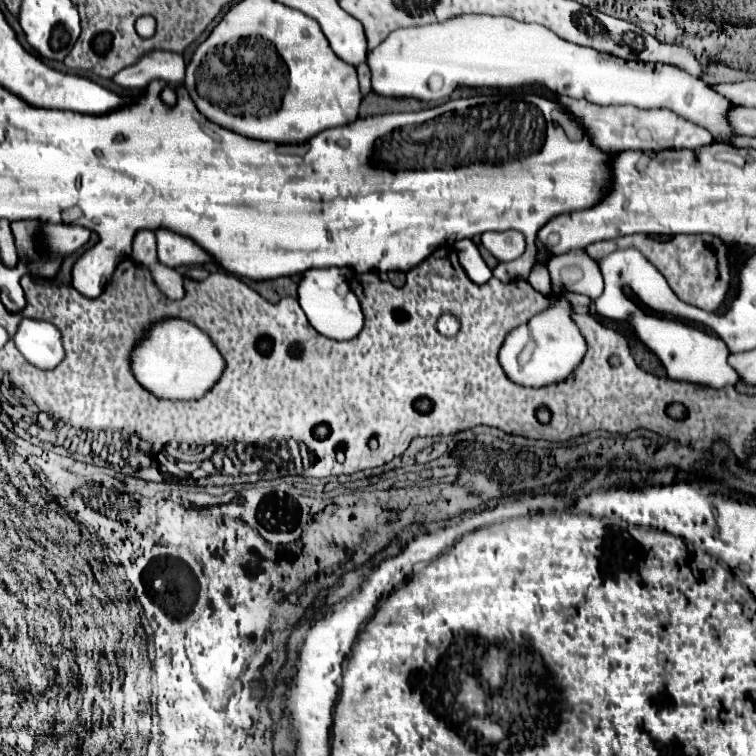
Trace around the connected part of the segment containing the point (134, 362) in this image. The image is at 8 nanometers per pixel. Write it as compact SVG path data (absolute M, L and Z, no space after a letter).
M164 318L150 326L150 332L136 342L130 352L130 370L136 382L164 400L200 400L222 378L226 360L218 352L212 338L182 318Z

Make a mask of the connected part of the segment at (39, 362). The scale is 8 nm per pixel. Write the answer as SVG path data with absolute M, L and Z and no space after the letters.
M24 318L12 340L18 352L40 370L54 370L64 360L60 330L50 322Z

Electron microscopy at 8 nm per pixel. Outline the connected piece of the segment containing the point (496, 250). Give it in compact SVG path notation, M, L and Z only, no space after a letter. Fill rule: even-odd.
M518 230L484 232L482 244L498 262L516 260L520 254L524 254L524 248L526 248L524 234L520 234Z

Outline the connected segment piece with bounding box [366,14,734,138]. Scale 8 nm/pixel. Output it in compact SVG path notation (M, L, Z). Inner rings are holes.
M472 14L452 18L444 24L428 24L416 28L402 28L388 34L376 50L368 52L366 64L372 74L372 90L380 96L392 98L420 98L420 100L442 100L450 96L458 86L468 88L518 88L526 84L540 84L552 90L554 94L566 94L570 98L584 98L592 104L630 104L642 110L666 108L674 114L684 116L698 126L708 128L714 138L720 136L734 136L732 128L726 122L726 112L734 104L728 102L724 96L716 94L706 82L696 76L690 76L682 70L676 70L668 64L646 64L640 60L624 60L612 54L604 54L592 48L584 48L572 42L562 40L552 30L540 24L526 24L514 18L504 16L486 16L486 14Z

